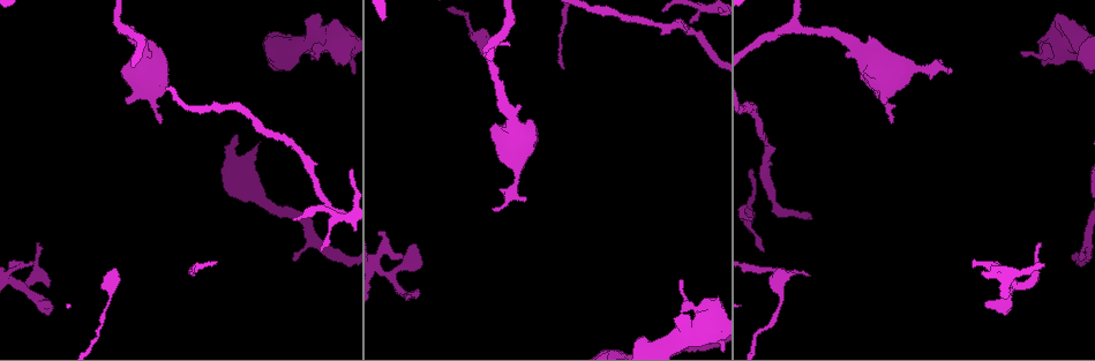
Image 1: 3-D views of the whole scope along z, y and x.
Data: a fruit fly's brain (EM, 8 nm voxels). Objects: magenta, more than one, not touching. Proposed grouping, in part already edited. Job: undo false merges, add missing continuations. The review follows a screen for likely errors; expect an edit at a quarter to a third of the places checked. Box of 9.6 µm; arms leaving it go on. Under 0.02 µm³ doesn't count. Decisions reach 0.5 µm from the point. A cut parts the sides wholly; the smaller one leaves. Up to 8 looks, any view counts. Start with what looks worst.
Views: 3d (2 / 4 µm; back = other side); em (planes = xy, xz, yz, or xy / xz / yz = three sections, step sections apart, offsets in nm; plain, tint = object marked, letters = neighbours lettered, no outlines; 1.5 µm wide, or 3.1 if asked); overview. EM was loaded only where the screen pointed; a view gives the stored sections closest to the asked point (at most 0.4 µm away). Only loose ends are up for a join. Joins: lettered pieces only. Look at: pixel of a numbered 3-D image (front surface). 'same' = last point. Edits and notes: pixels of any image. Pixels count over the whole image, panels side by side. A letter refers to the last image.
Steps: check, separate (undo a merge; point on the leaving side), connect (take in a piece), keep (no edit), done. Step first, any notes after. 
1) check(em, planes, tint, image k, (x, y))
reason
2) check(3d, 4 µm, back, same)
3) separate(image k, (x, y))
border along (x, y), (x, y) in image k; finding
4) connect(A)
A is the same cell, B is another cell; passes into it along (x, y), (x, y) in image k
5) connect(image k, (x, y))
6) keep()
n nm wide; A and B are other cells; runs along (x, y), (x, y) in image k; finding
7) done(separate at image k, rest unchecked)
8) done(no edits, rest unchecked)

check(3d, 2 µm, image 1, (323, 249))
free end

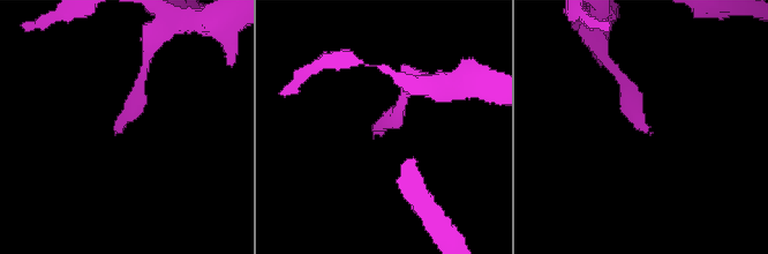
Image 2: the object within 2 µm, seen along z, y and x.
check(em, planes, tint, image 2, (377, 133))

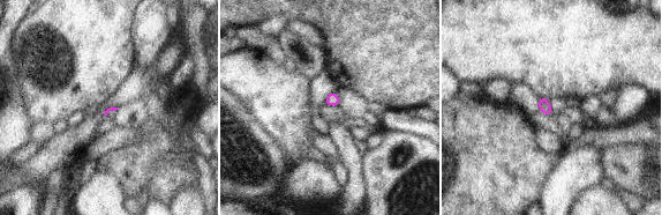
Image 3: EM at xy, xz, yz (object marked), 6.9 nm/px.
check(em, planes, letters, same)
what lies round it

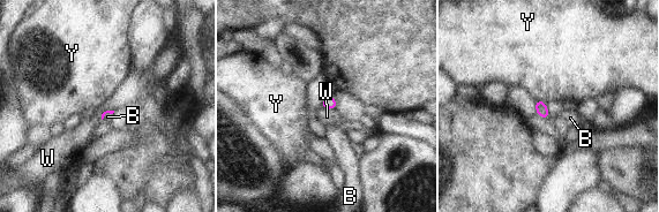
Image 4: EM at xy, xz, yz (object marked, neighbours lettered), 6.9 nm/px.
connect(B)
B is the same cell, W and Y are other cells; passes into it along (541, 110), (548, 115), (570, 118) in image 4; it goes on there

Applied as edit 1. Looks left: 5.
check(overview)
see it whole again

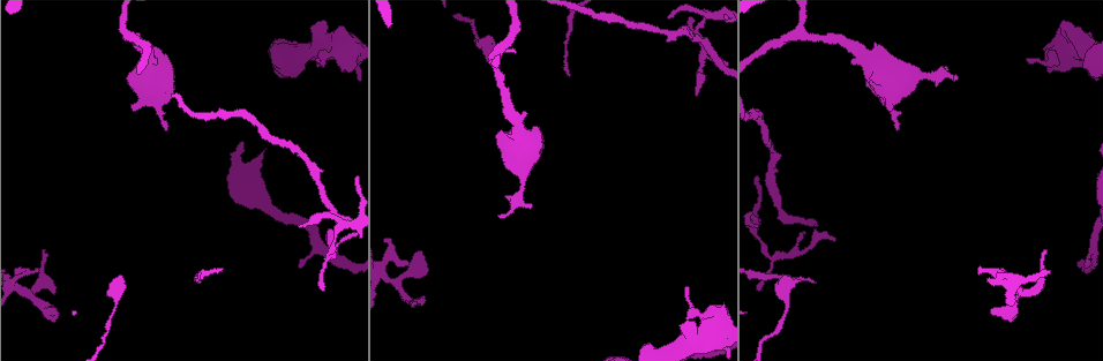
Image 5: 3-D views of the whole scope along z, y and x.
check(3d, 2 µm, back, image 5, (133, 105))
branch stops here

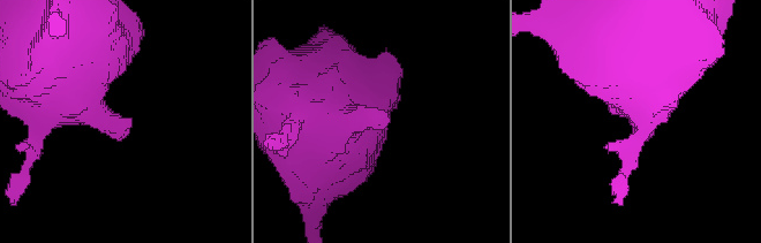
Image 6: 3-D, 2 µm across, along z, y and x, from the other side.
check(em, xz, step 8, letters, image 6, (129, 118))
now the EM

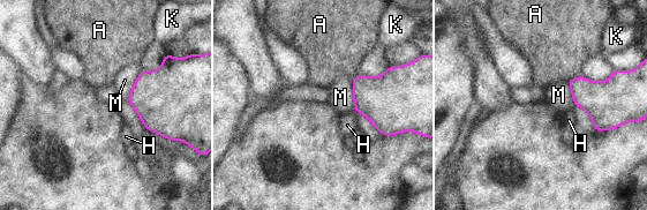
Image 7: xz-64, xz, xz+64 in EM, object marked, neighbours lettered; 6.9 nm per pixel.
check(em, planes, letters, same)

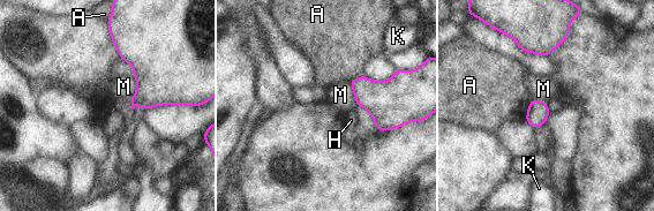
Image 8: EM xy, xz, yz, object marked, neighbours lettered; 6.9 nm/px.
keep()
M touches over 190 nm; A, H, K and M are other cells; border along (348, 81), (356, 105) in image 8; none of them fits

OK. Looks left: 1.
done(connect at image 4, rest unchecked)

